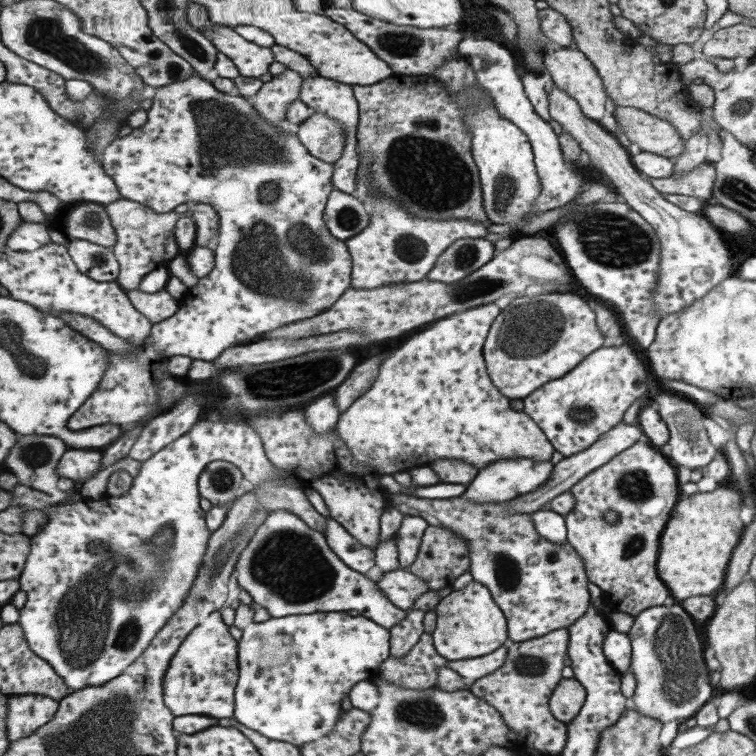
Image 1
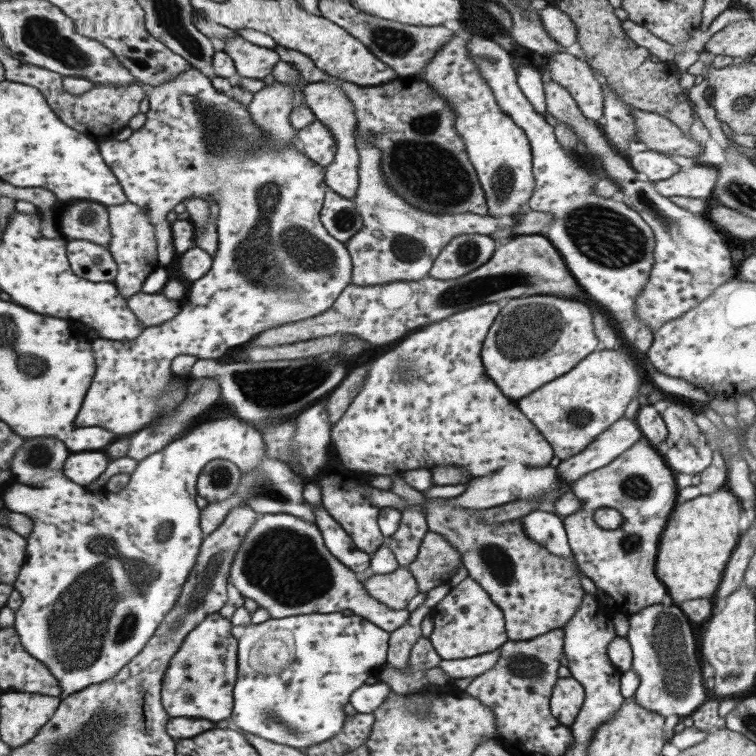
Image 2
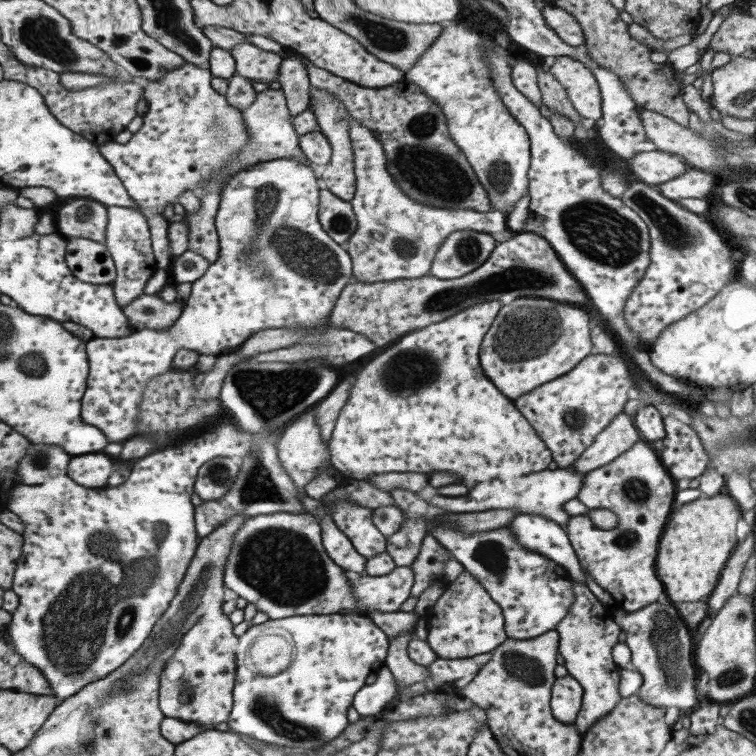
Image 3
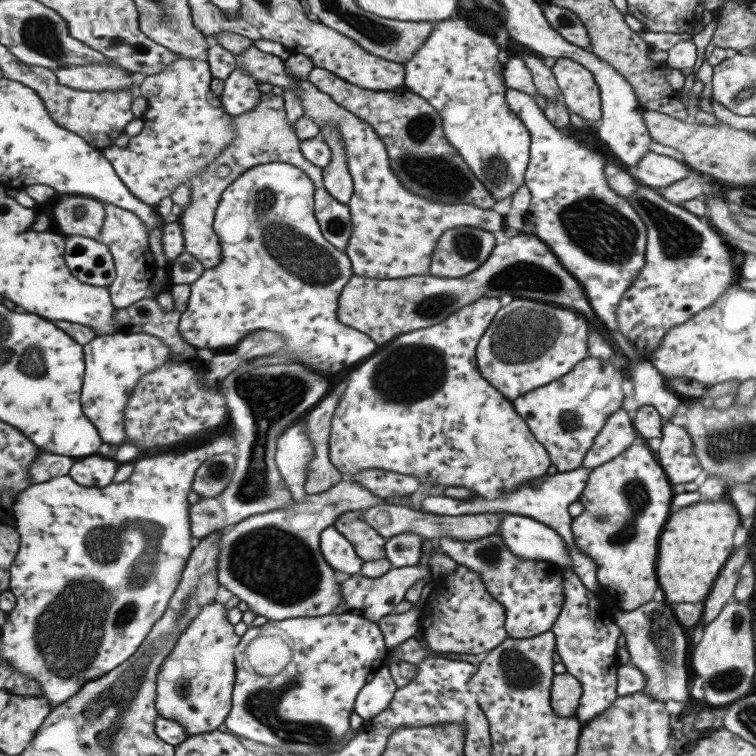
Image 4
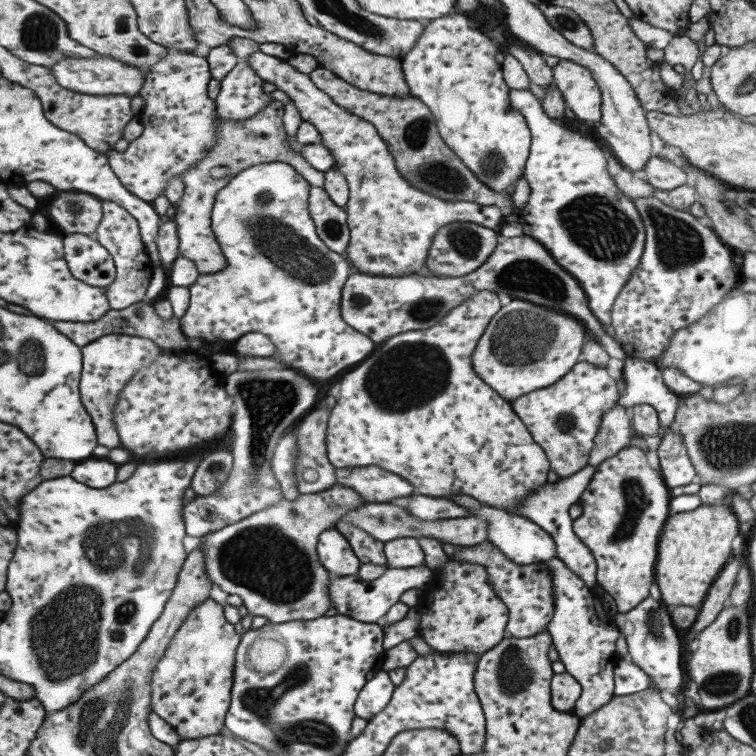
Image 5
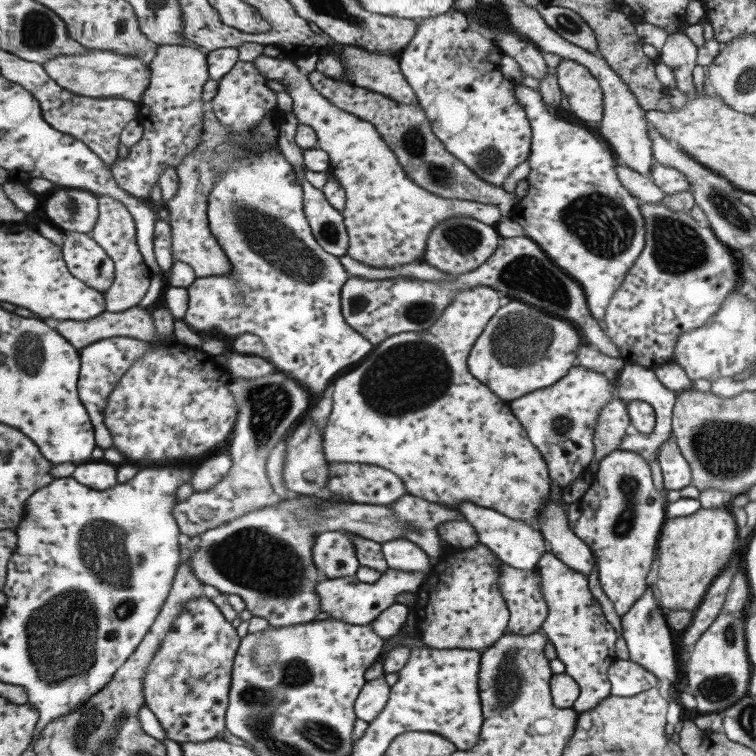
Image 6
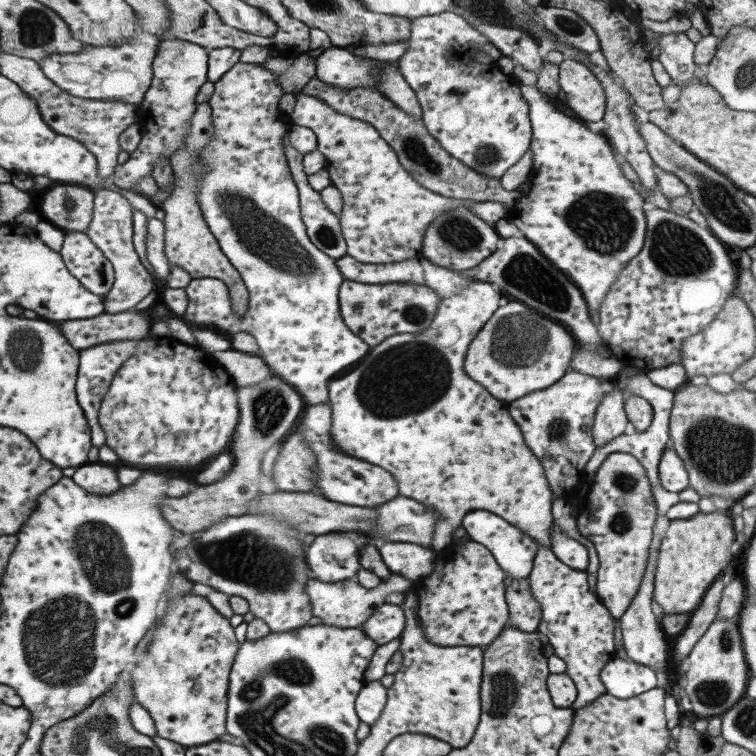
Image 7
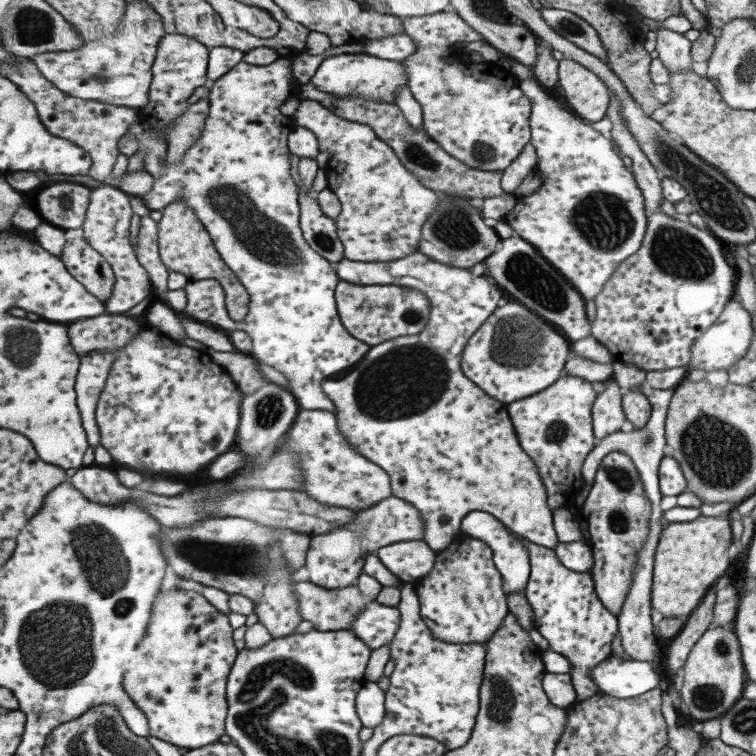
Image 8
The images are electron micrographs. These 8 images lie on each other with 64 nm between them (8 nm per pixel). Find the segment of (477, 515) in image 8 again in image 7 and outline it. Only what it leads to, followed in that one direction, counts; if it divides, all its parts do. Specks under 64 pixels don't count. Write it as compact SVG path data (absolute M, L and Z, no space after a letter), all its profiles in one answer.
M472 510L465 516L462 526L469 532L473 541L484 544L493 552L501 568L504 568L505 572L508 573L508 578L523 580L533 572L535 557L537 557L537 551L539 551L539 542L509 523L505 518L501 518L499 514L489 510Z

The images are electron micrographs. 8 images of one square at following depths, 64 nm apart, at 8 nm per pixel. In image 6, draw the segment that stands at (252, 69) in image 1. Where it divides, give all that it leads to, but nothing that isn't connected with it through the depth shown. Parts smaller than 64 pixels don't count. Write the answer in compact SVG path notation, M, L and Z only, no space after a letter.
M264 54L254 61L255 66L273 84L278 86L283 81L287 85L287 93L293 99L293 111L299 118L301 124L307 124L316 129L320 140L320 148L329 152L332 161L331 173L343 184L347 190L347 204L344 216L350 238L350 248L348 255L362 264L375 268L403 267L413 263L423 262L427 252L429 237L439 223L451 217L467 215L483 223L497 228L497 220L503 218L501 208L496 204L483 204L480 202L446 199L445 197L429 192L418 185L416 181L408 175L396 152L393 152L388 141L381 136L376 125L355 116L353 113L345 112L342 108L337 108L327 96L313 88L311 76L303 72L295 63L293 58L279 59L276 57L264 56Z

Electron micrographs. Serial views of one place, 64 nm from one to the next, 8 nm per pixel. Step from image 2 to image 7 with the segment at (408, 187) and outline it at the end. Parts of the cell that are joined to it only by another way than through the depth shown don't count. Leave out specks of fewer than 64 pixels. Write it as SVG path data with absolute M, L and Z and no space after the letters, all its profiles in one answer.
M313 76L311 82L306 84L303 89L307 93L325 100L337 112L373 124L380 131L380 135L396 149L401 164L404 164L404 167L422 185L425 185L425 188L437 194L452 199L499 201L505 203L507 207L513 208L523 194L516 191L517 188L523 182L529 181L531 174L533 174L535 162L533 162L533 152L530 150L515 167L507 171L501 178L489 177L489 175L477 172L476 169L472 169L464 161L447 152L441 142L429 132L427 126L425 126L424 118L417 120L415 116L405 112L399 105L395 105L385 94L381 94L379 90L375 91L371 88L333 88L331 84L321 82L316 76Z

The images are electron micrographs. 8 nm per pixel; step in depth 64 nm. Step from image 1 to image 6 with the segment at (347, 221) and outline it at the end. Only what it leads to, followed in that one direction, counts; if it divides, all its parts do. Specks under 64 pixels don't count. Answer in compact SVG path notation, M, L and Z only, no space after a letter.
M289 111L283 115L283 122L281 126L280 146L286 159L294 166L297 175L301 178L301 184L305 186L305 212L308 214L309 224L312 225L313 232L319 240L320 246L339 258L348 255L350 248L350 238L347 226L345 224L344 212L333 208L328 197L325 196L323 189L315 188L305 177L304 149L297 144L297 129L299 128L299 118L295 116L294 111Z

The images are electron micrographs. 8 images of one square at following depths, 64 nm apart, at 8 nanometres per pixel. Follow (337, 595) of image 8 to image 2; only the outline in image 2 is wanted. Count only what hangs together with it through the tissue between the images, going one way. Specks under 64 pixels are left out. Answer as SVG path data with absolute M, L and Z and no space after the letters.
M399 567L389 574L374 574L365 582L369 594L393 610L403 610L421 592L416 576L408 567Z

